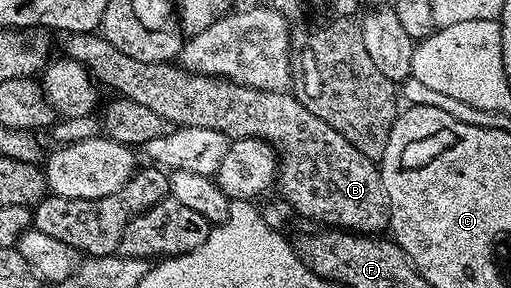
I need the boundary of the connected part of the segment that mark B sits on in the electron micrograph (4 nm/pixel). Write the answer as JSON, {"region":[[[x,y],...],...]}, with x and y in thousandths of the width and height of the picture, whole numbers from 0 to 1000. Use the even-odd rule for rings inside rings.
{"region":[[[192,111],[182,115],[133,115],[127,142],[131,142],[129,194],[141,212],[159,219],[170,236],[172,253],[186,271],[196,299],[211,295],[223,319],[237,337],[260,344],[260,358],[276,358],[284,372],[294,372],[303,396],[315,399],[315,413],[327,420],[335,441],[409,441],[417,455],[432,455],[444,479],[458,483],[462,476],[501,476],[524,497],[536,514],[542,545],[542,656],[554,667],[554,684],[587,740],[593,753],[603,753],[609,767],[626,767],[626,785],[654,788],[673,802],[685,802],[705,816],[742,816],[742,809],[759,792],[761,757],[757,750],[757,681],[750,660],[750,625],[742,604],[742,573],[732,556],[714,538],[706,538],[706,524],[699,524],[699,510],[691,510],[691,497],[683,497],[683,483],[675,483],[675,469],[667,469],[659,455],[652,455],[652,441],[644,441],[644,427],[636,427],[636,413],[620,413],[620,399],[613,399],[613,385],[605,385],[593,368],[593,354],[581,347],[575,319],[569,316],[519,316],[517,309],[497,309],[485,295],[474,295],[462,281],[444,281],[438,267],[403,267],[399,253],[368,253],[364,240],[342,219],[309,212],[307,219],[284,219],[276,205],[260,205],[254,191],[245,191],[245,177],[229,177],[229,163],[221,163],[221,149],[213,149],[213,135],[205,135]]]}

